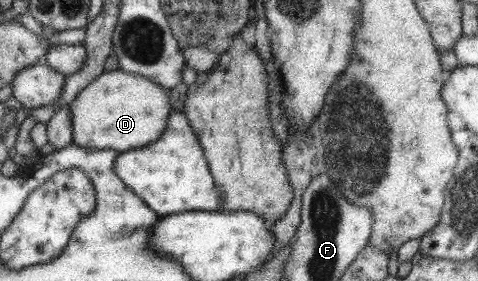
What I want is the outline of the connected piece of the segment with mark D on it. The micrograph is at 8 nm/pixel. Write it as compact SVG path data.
M121 69L105 71L71 103L73 145L88 150L113 149L123 153L155 144L167 128L172 113L170 95L163 86L145 76Z

